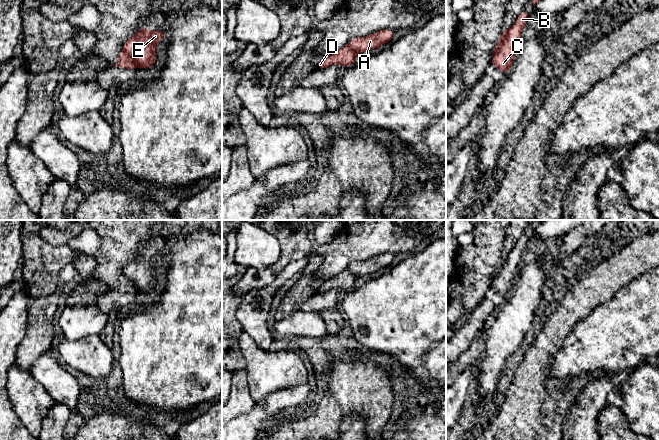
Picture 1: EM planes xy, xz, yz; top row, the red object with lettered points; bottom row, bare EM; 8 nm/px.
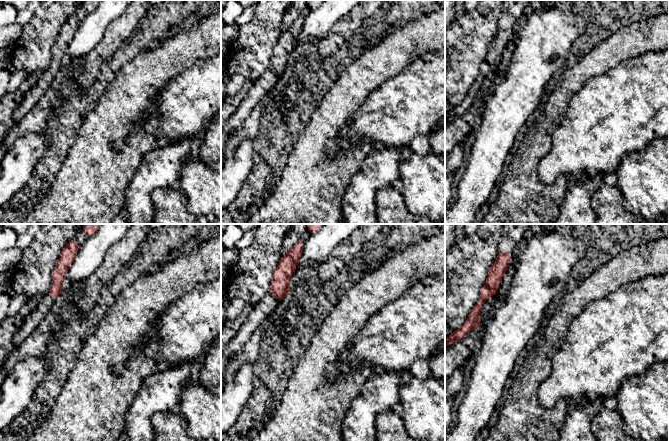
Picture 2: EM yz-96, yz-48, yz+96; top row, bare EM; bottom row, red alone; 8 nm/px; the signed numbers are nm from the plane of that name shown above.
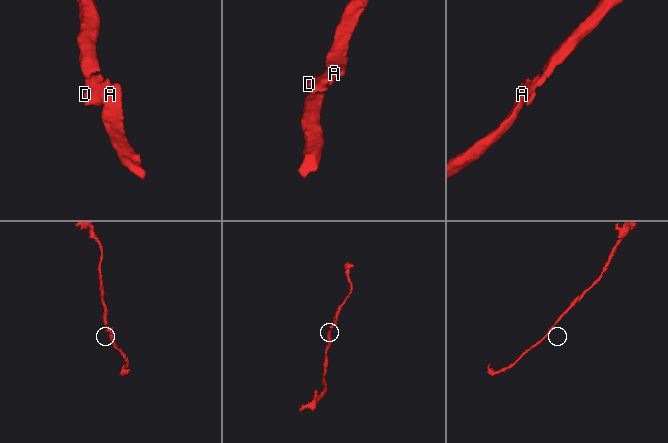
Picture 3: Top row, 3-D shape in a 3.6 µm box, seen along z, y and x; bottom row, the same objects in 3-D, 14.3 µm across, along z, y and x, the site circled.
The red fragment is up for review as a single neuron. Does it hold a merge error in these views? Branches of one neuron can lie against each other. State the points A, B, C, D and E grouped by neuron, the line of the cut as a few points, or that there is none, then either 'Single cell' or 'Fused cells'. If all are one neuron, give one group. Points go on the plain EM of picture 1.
Groups: A E / B C D. Split along yz (508, 254), (505, 263), (493, 278). Fused cells

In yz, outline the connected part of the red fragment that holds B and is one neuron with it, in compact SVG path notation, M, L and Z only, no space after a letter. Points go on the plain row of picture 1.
M524 233L513 247L512 251L508 254L506 263L492 280L490 288L505 298L509 296L510 289L516 280L518 264L528 240L529 236Z

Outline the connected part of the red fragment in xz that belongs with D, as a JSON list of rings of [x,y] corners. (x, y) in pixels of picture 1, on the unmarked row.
[[[345,269],[331,279],[318,284],[317,292],[325,293],[333,287],[337,287],[340,290],[349,291],[353,289],[356,278],[357,277],[353,275],[348,269]]]

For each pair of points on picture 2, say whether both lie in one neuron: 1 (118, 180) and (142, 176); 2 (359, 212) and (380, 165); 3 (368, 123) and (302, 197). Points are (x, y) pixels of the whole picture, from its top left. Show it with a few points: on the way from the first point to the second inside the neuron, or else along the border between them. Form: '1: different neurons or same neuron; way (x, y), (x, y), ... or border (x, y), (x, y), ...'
1: different neurons; border (143, 157), (126, 190), (124, 200)
2: same neuron; way (359, 200), (364, 185), (372, 177)
3: different neurons; border (366, 141), (347, 149), (335, 146)

